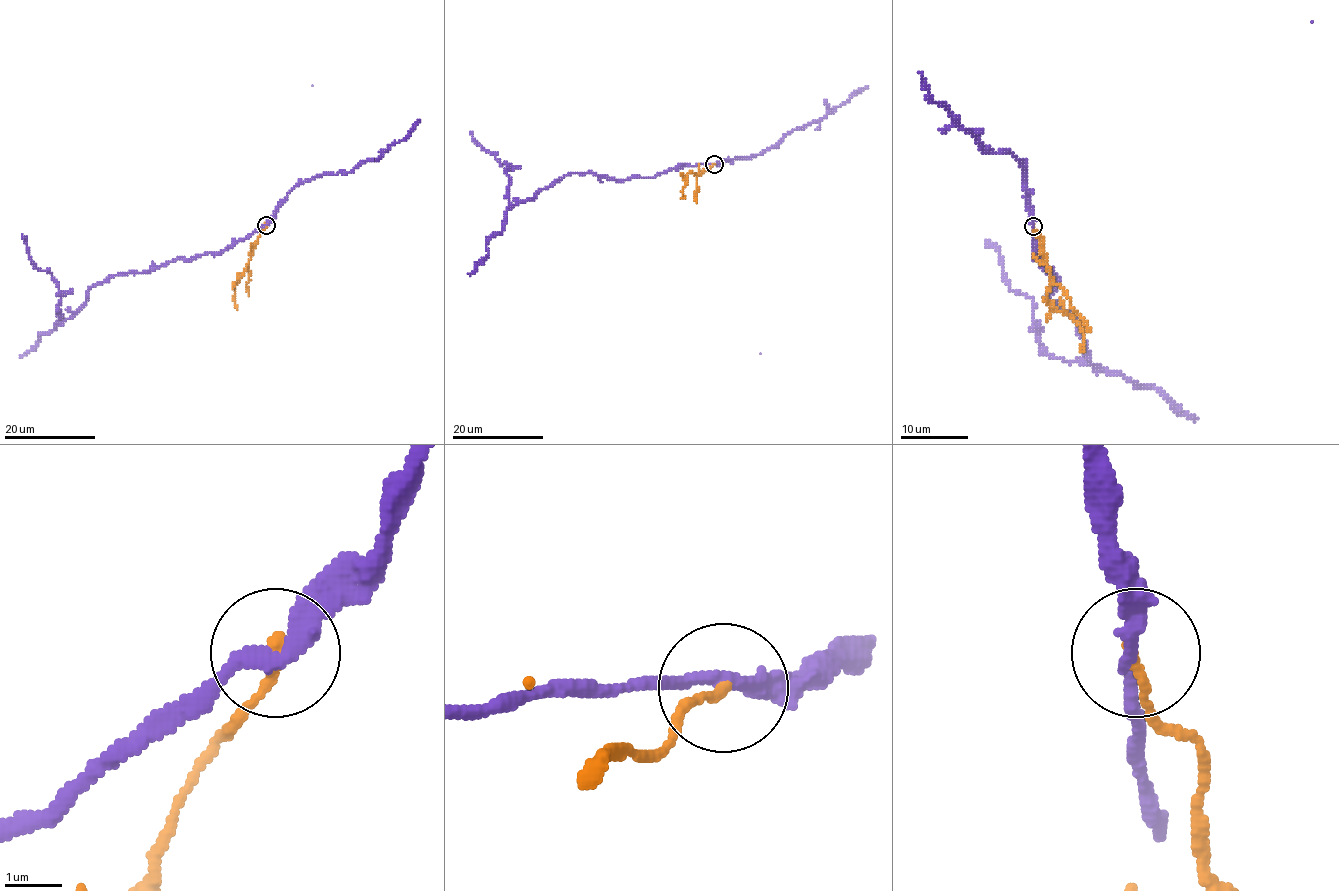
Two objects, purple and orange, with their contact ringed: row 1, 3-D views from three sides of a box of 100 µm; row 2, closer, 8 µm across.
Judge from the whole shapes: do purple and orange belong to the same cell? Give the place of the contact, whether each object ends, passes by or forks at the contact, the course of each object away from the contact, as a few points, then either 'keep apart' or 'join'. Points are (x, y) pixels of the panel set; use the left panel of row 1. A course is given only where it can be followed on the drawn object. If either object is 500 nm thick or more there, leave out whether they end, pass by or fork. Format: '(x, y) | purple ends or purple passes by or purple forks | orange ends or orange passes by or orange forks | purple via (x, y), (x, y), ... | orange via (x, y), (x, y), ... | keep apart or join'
(266, 225) | purple passes by | orange ends | purple via (266, 224), (217, 254), (112, 275), (88, 291), (69, 318), (61, 318), (59, 286), (34, 267), (23, 233) | orange via (266, 224), (252, 248), (247, 269), (237, 279), (234, 291), (237, 310) | keep apart

